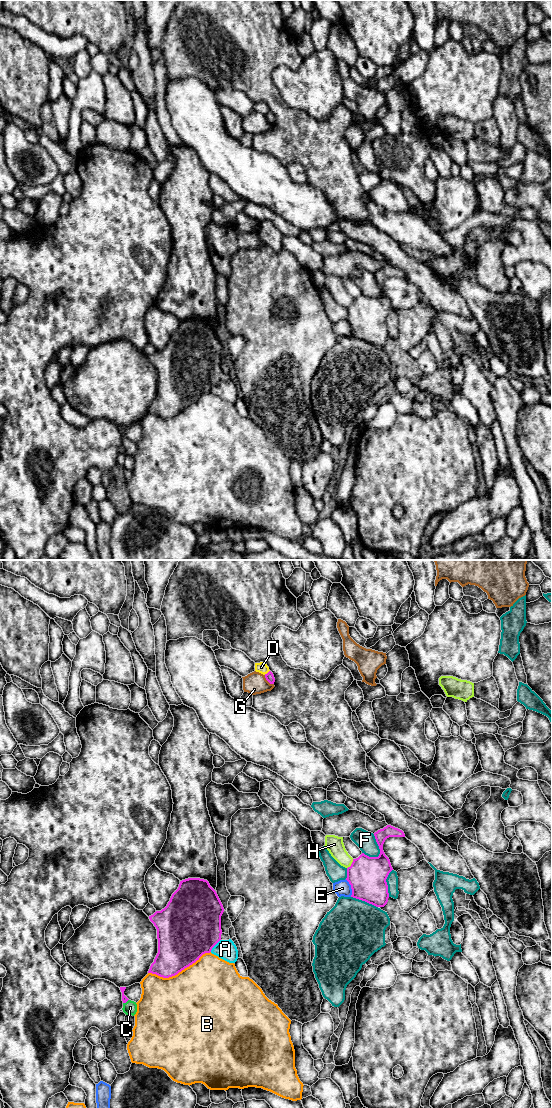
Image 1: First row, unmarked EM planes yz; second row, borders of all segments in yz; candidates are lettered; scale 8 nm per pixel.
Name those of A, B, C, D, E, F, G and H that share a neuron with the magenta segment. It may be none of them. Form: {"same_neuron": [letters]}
{"same_neuron": ["C"]}

